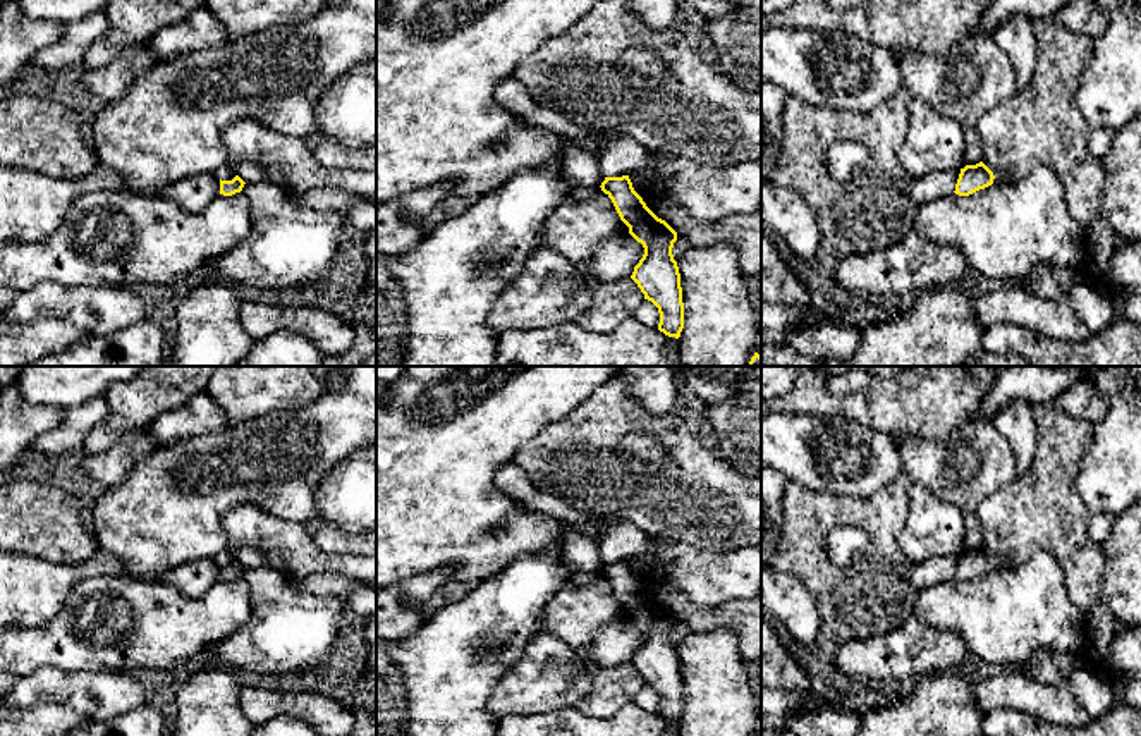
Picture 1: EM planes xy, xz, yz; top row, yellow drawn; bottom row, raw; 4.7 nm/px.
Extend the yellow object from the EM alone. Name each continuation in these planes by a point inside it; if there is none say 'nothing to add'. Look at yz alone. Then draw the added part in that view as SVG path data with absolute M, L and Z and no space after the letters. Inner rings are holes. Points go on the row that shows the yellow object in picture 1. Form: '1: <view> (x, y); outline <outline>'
nothing to add

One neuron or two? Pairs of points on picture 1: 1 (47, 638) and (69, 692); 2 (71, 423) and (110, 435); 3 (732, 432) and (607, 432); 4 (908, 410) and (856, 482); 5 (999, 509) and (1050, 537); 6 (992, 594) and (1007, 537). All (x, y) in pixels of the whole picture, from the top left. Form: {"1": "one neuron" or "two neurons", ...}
{"1": "two neurons", "2": "two neurons", "3": "two neurons", "4": "two neurons", "5": "one neuron", "6": "two neurons"}

